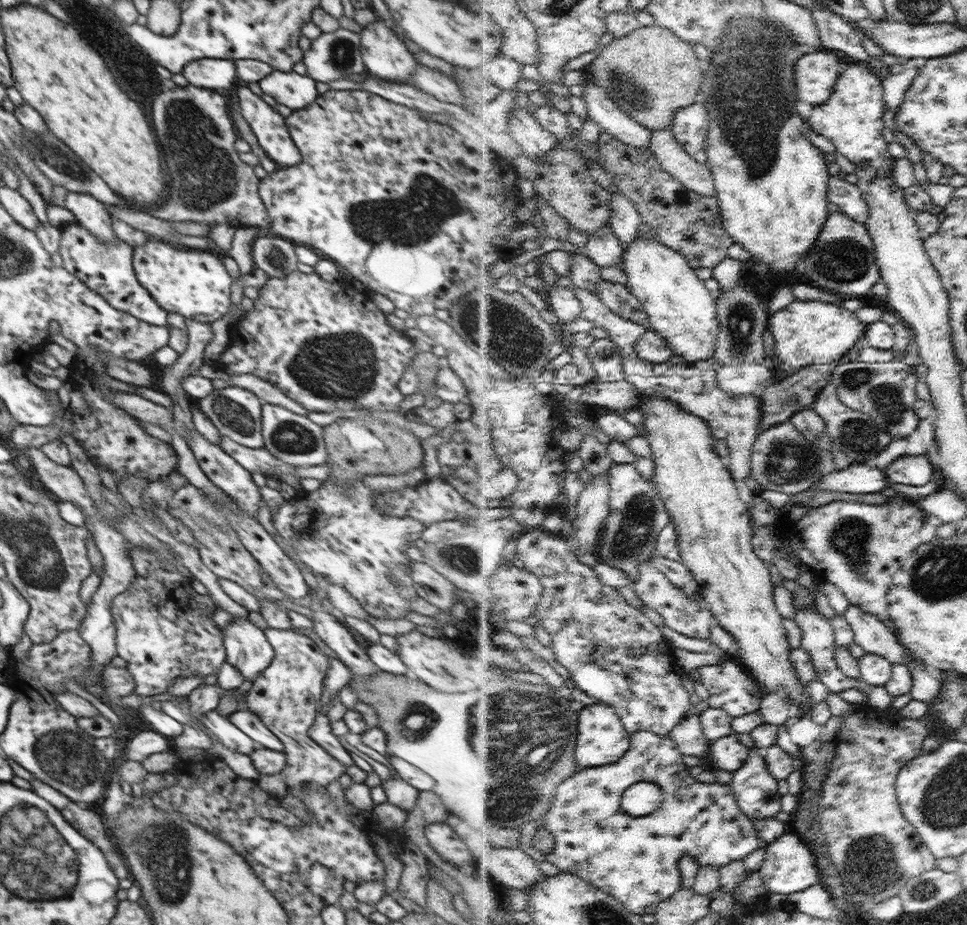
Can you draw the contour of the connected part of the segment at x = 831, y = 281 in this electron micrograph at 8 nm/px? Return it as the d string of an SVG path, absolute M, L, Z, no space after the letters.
M837 211L830 213L820 240L806 257L806 268L812 285L844 296L869 296L872 288L882 282L883 277L877 246L868 225Z

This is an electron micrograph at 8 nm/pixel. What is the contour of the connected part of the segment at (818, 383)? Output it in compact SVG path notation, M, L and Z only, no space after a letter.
M865 336L841 361L831 363L830 365L812 365L801 371L793 372L785 380L777 382L775 385L765 388L761 392L763 400L763 417L761 420L761 429L759 434L764 434L778 423L785 423L792 420L797 412L802 412L810 405L814 405L818 400L818 395L832 382L835 370L842 364L857 361L860 358L860 352L868 345L868 336Z

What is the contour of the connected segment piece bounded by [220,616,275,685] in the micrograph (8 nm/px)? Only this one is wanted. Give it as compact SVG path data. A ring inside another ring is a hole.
M234 616L234 620L220 630L222 630L222 636L224 636L227 662L240 671L240 674L246 680L246 685L248 682L256 680L257 676L270 666L275 655L270 642L266 639L265 632L252 624L248 618L240 618L239 616Z

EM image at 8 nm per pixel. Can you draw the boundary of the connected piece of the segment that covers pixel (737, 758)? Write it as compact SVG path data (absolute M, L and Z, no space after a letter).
M734 734L715 740L711 745L711 754L706 759L714 770L732 771L740 770L751 757L751 748Z

